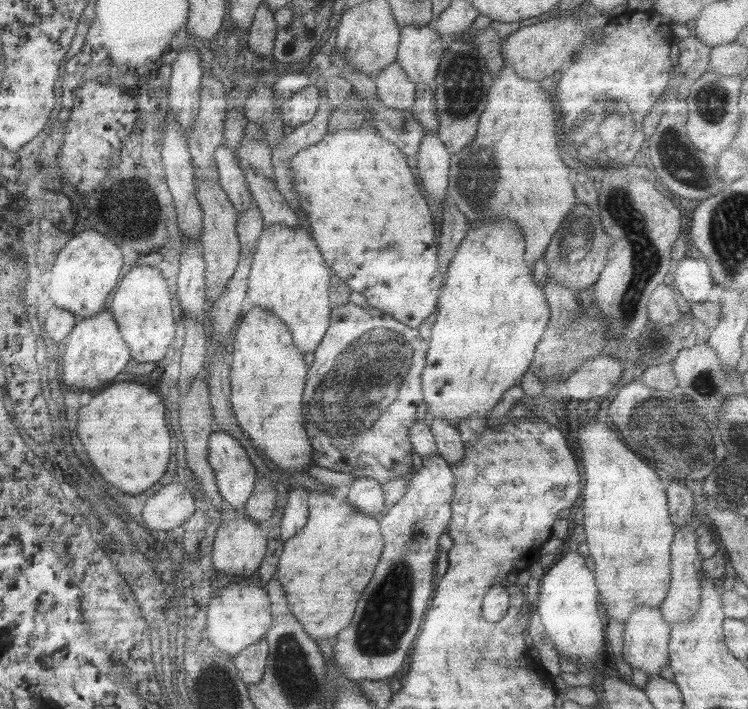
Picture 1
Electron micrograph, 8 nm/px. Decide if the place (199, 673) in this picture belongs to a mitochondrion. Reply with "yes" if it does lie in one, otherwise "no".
no

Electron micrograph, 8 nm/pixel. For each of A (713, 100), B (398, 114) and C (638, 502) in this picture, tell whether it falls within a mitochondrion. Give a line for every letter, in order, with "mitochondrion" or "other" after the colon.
A: mitochondrion
B: other
C: other

